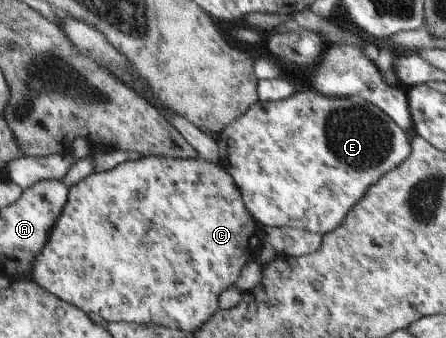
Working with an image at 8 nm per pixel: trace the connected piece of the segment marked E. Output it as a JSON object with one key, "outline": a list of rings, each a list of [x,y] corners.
{"outline":[[[298,88],[294,95],[280,101],[261,102],[259,99],[252,104],[246,113],[231,121],[219,134],[217,134],[217,146],[220,150],[218,163],[233,176],[233,180],[238,185],[249,212],[258,221],[261,228],[298,228],[309,232],[317,233],[322,237],[339,227],[346,215],[352,211],[353,207],[366,195],[368,189],[380,181],[381,177],[397,167],[401,161],[406,159],[408,153],[412,151],[412,143],[409,141],[410,135],[400,128],[389,114],[378,109],[377,105],[366,101],[358,96],[342,97],[322,97],[320,93],[312,89]]]}

